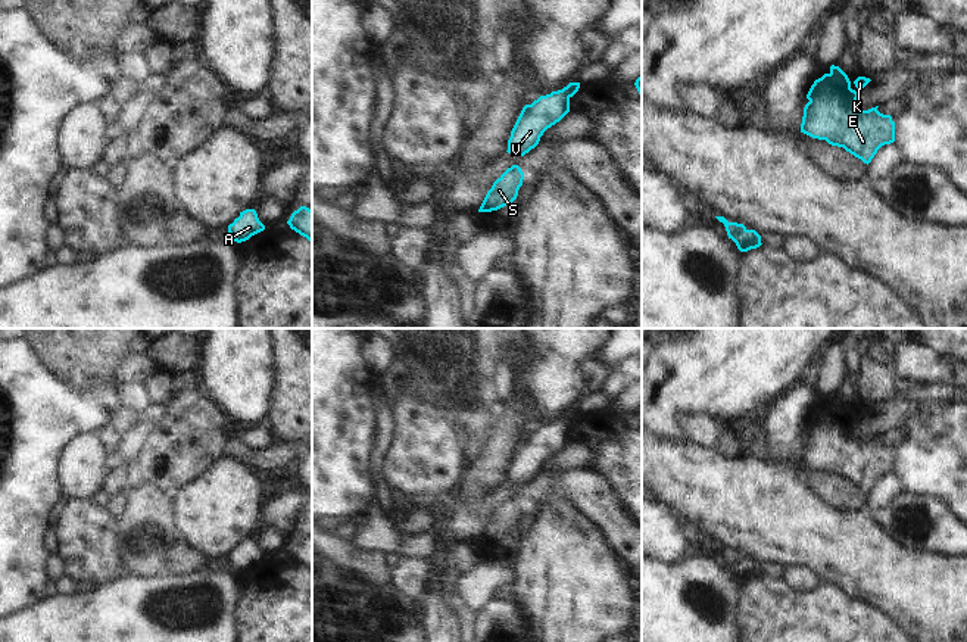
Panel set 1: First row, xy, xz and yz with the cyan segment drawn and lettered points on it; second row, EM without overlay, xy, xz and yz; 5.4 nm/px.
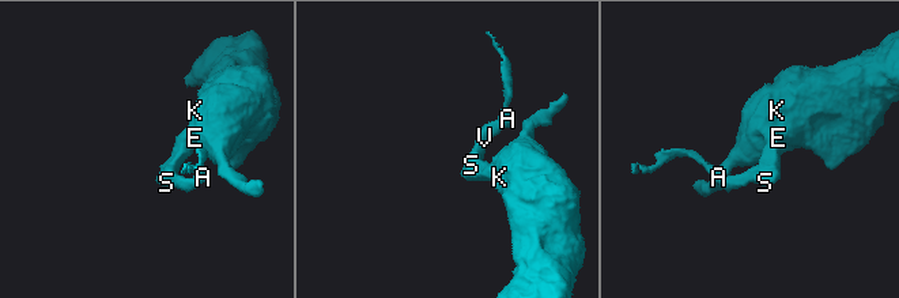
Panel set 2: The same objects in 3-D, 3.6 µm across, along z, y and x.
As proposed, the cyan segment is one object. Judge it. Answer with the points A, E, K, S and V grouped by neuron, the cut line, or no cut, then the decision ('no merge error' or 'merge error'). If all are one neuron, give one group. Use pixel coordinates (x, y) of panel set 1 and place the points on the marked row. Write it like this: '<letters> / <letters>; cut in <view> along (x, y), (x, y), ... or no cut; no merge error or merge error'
A / E K S V; cut in yz along (745, 228), (732, 239); merge error

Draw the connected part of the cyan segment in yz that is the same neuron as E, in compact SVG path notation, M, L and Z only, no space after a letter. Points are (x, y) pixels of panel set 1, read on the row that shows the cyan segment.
M832 65L830 72L815 80L807 94L810 102L804 107L801 133L843 147L868 165L882 146L895 141L890 115L880 113L879 106L868 110L857 107L858 94L870 81L858 77L855 91L848 75Z

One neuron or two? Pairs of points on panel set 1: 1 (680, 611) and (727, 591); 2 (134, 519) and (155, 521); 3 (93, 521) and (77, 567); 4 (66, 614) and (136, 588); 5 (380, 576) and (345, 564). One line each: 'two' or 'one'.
1: one
2: one
3: one
4: one
5: one

